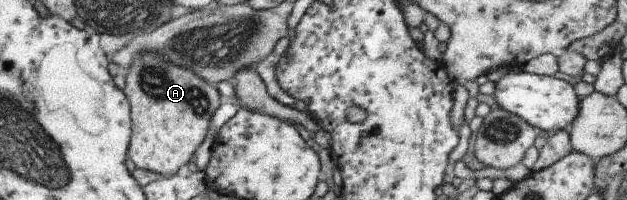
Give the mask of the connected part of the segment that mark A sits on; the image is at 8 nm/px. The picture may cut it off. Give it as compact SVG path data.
M153 50L139 54L124 71L127 77L122 91L132 107L133 134L128 156L137 168L157 172L165 177L185 173L186 163L193 159L198 147L202 145L210 130L211 120L222 105L219 103L217 87L191 68L173 63Z

